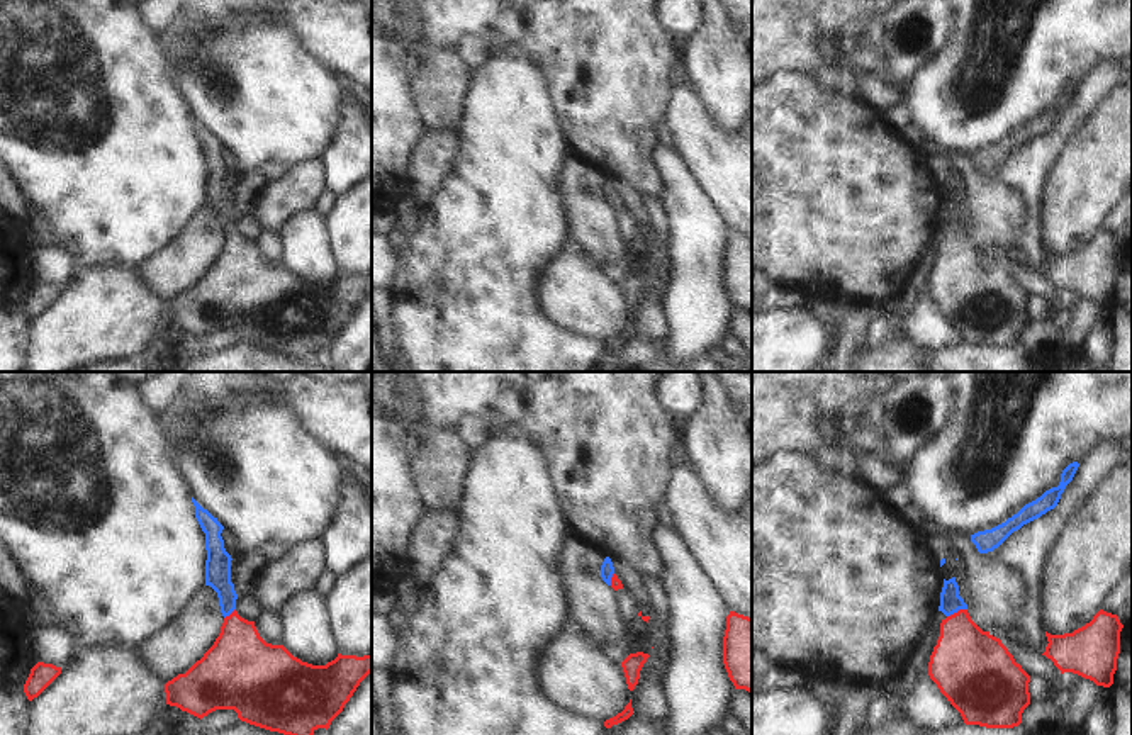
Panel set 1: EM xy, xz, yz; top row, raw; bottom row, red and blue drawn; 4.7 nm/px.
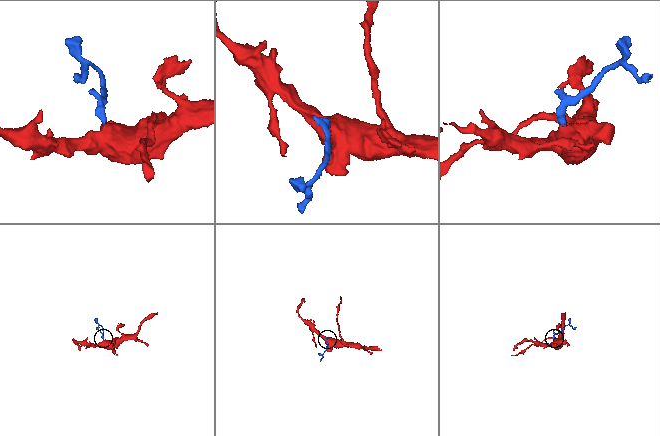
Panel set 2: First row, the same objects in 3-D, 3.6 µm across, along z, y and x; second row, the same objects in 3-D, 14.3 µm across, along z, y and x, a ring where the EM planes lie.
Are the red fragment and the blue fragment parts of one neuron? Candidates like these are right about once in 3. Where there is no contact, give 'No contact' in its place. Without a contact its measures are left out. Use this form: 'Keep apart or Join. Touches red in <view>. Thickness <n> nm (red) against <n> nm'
Join. Touches red in yz. Thickness 360 nm (red) against 100 nm.

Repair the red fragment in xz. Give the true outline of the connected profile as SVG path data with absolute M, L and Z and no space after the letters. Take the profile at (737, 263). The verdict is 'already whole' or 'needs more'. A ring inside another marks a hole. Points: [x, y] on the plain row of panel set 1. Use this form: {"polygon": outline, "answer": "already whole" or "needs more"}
{"polygon": "M735 231L726 236L723 283L735 309L752 312L752 238Z", "answer": "already whole"}

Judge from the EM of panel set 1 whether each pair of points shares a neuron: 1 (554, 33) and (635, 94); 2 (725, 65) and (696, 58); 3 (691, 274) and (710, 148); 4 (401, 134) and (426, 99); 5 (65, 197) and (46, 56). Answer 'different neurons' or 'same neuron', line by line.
1: same neuron
2: same neuron
3: different neurons
4: different neurons
5: same neuron

